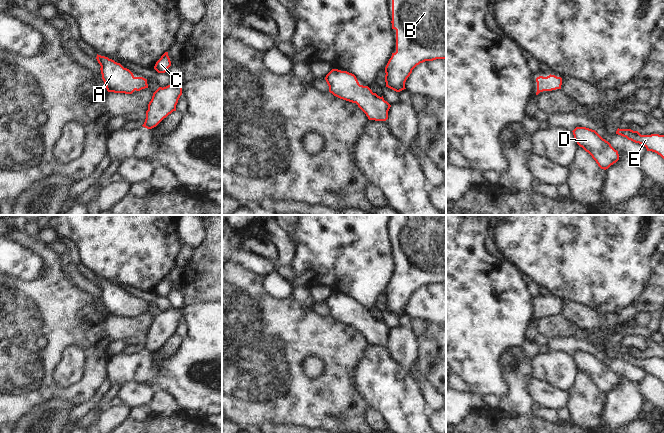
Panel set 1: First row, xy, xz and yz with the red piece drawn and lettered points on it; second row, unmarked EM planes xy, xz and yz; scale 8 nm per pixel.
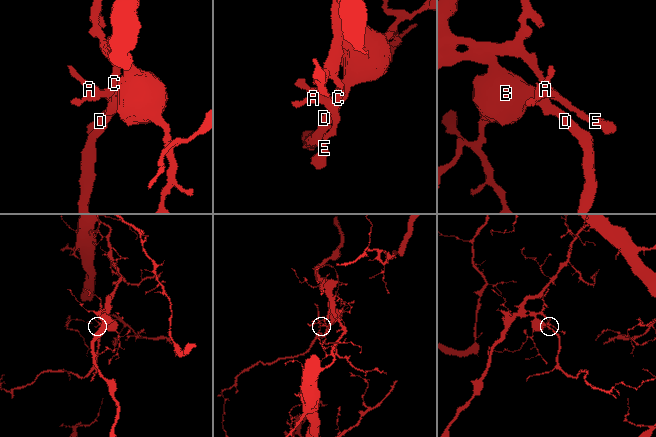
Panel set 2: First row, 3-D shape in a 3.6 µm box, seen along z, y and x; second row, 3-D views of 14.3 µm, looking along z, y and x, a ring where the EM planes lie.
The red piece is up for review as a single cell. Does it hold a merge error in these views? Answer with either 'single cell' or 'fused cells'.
single cell

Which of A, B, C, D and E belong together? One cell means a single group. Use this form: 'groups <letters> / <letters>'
groups A B C D E

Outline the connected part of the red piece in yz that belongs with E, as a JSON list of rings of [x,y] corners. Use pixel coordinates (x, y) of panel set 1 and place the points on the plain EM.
[[[619,352],[617,353],[616,358],[645,370],[647,375],[655,376],[664,383],[664,359],[641,359],[638,355]]]

